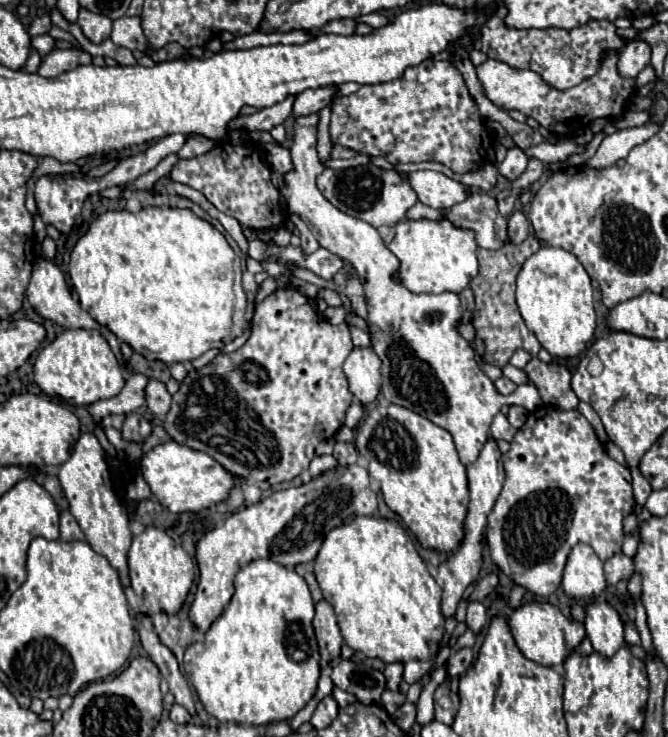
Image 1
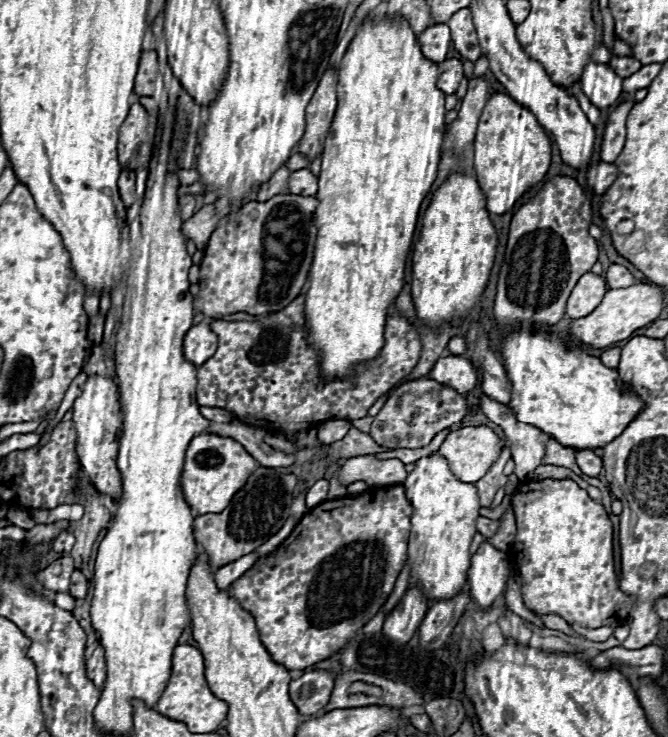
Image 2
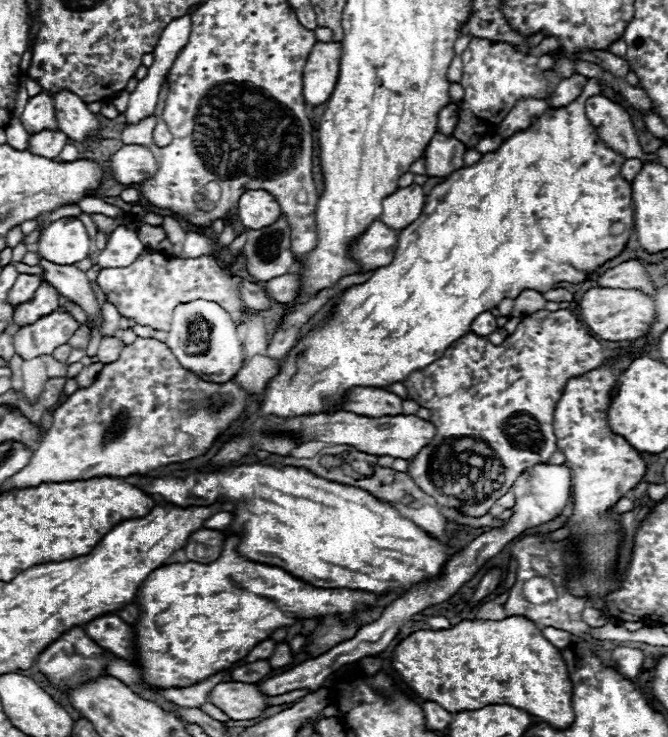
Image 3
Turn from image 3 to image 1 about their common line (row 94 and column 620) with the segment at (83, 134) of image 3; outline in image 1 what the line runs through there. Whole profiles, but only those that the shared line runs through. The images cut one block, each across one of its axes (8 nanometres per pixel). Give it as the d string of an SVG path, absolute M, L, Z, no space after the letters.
M632 40L628 42L618 56L618 74L622 78L634 78L638 76L638 72L648 66L650 62L650 50L646 42L640 40Z

